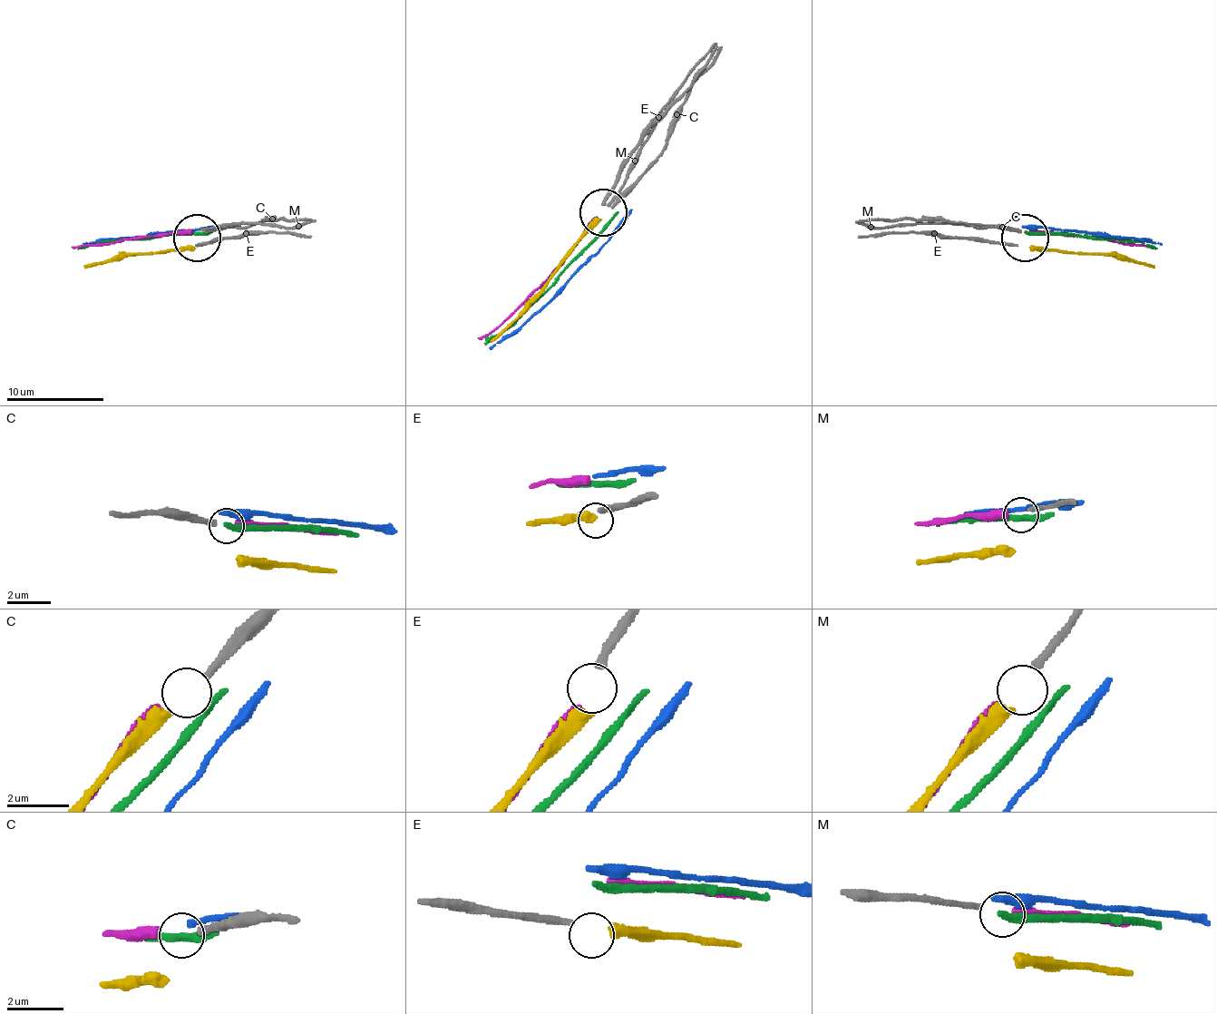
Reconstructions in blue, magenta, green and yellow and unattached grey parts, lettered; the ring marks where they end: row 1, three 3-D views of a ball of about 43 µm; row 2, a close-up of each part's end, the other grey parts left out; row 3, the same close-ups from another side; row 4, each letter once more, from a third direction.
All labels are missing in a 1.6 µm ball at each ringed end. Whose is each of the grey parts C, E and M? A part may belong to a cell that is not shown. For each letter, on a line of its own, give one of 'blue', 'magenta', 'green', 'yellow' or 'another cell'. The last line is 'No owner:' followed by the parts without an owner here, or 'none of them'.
C: another cell
E: yellow
M: magenta
No owner: C

